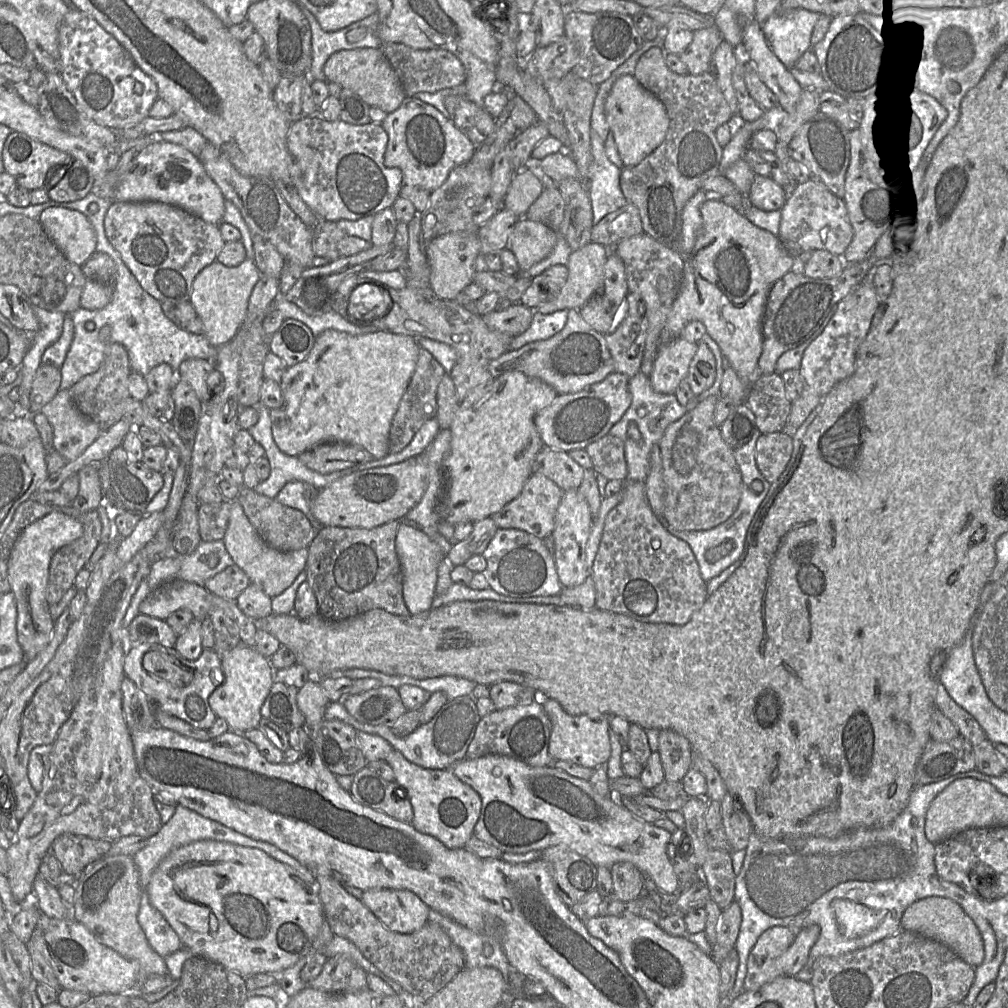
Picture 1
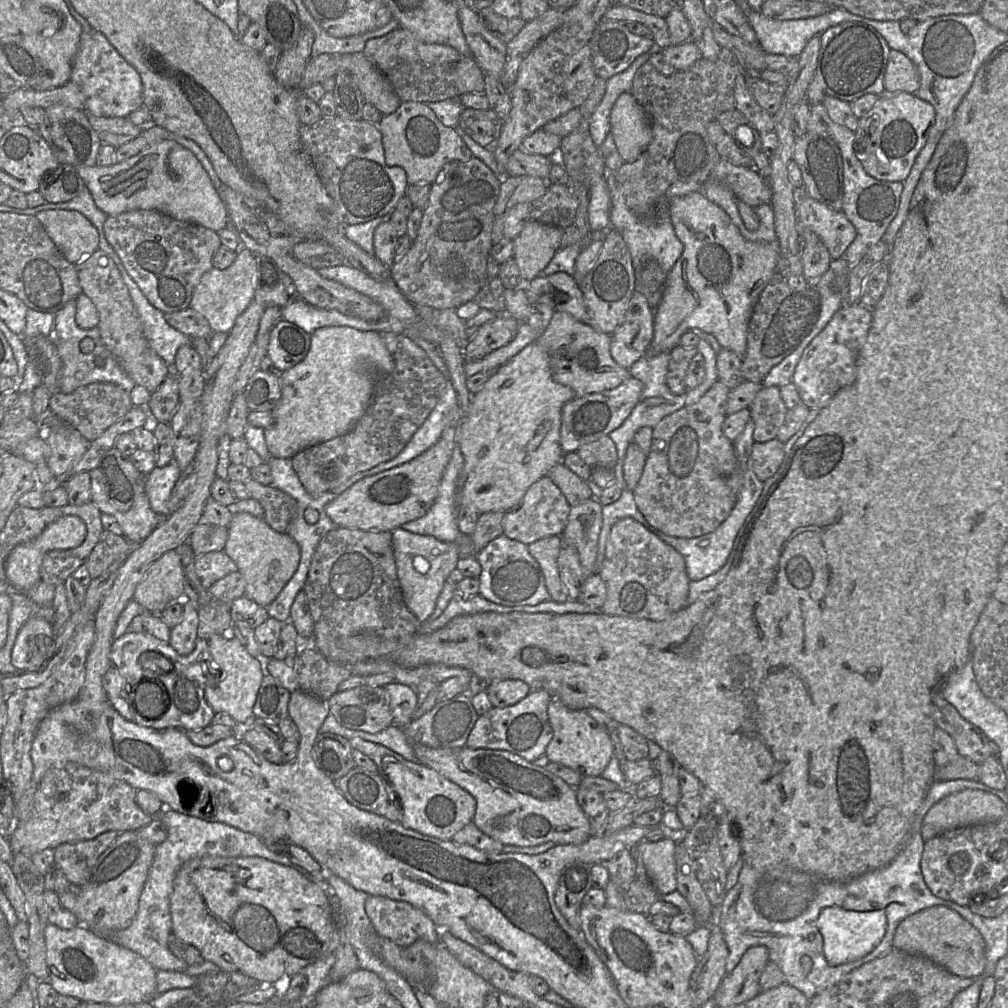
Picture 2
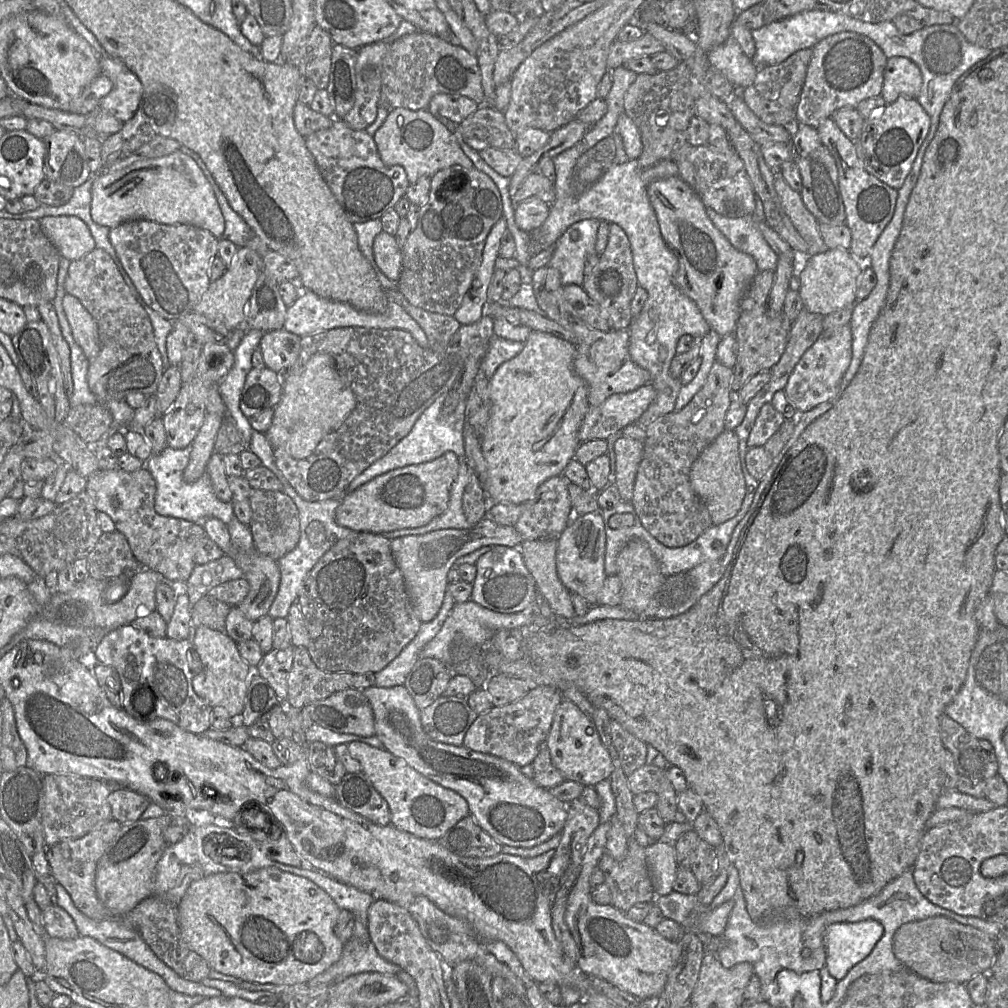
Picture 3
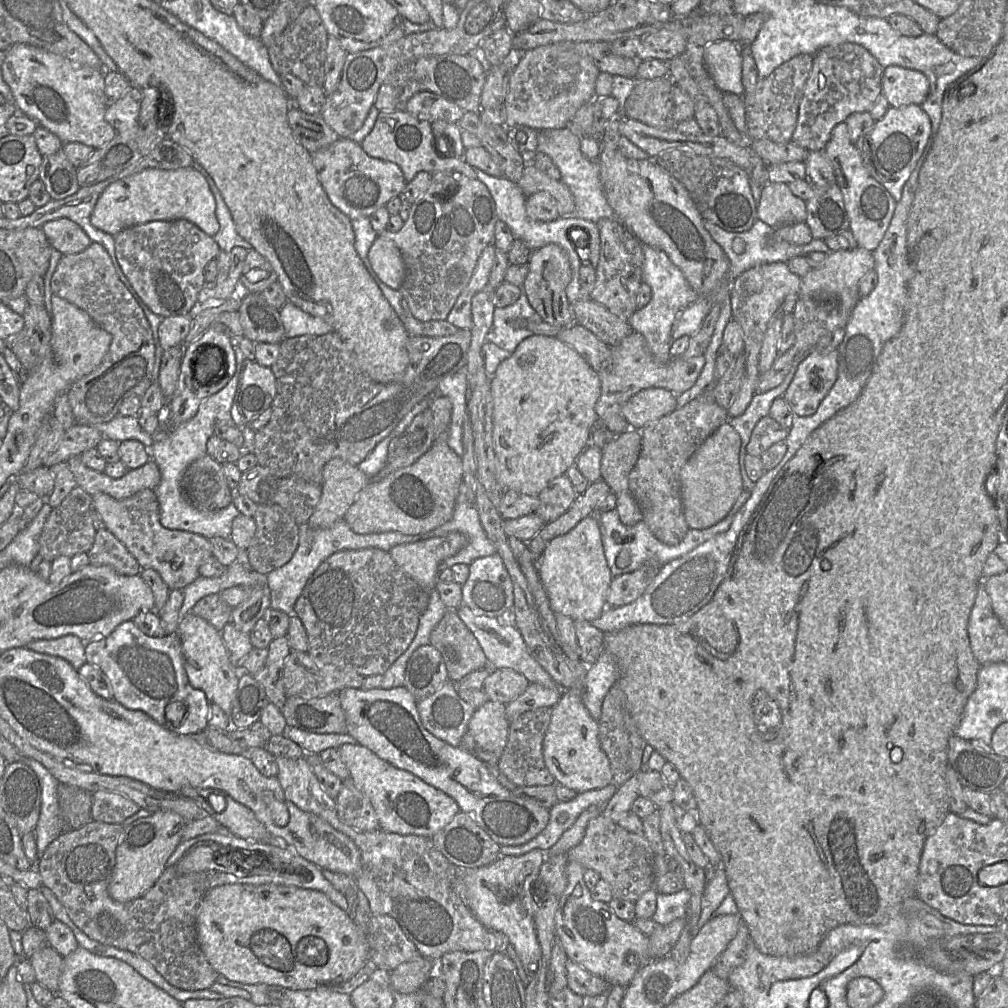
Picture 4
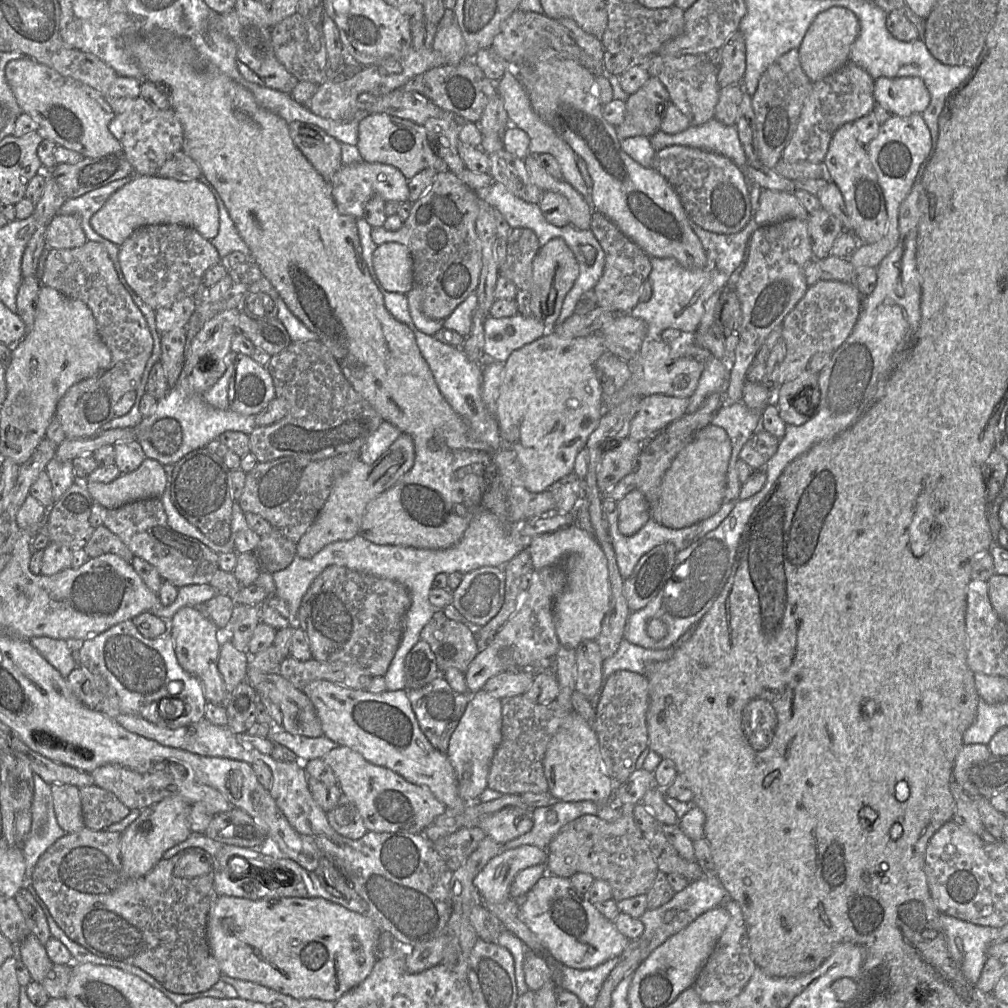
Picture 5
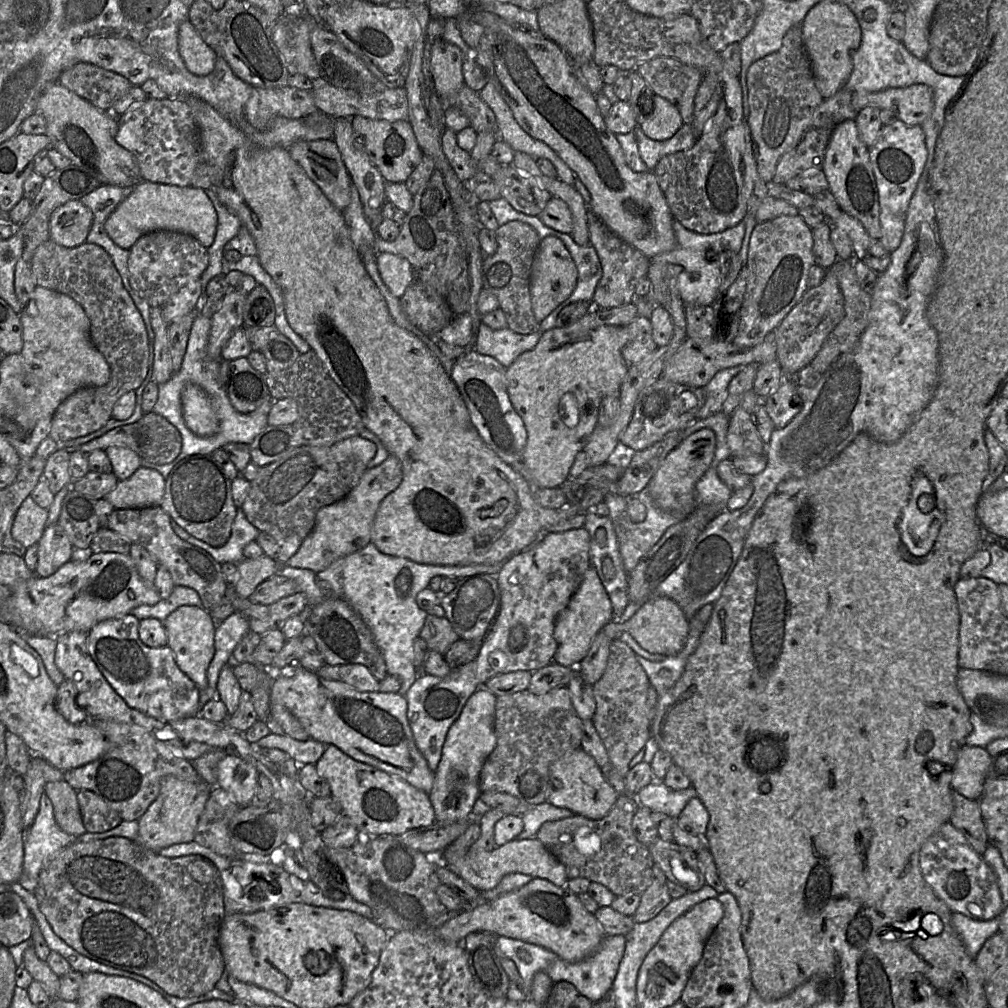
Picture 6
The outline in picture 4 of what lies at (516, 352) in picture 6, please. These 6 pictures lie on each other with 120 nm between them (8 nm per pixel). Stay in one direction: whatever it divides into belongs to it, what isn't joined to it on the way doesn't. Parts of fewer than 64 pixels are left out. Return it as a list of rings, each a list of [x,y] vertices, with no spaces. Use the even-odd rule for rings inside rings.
[[[525,292],[512,305],[503,308],[496,307],[493,325],[486,336],[486,341],[513,353],[524,339],[533,335],[532,331],[528,329],[513,328],[515,320],[521,318],[536,323],[543,322],[539,314],[530,305]]]

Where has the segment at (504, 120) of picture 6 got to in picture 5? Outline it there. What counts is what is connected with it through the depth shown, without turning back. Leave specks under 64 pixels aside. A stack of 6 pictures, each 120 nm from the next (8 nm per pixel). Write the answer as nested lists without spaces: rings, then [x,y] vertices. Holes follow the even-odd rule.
[[[508,70],[502,78],[495,82],[495,87],[497,94],[503,100],[509,125],[523,130],[529,136],[529,154],[533,156],[550,154],[553,156],[560,167],[562,180],[571,185],[591,204],[591,195],[576,164],[576,154],[553,128],[543,122],[534,112],[529,96],[515,72]]]

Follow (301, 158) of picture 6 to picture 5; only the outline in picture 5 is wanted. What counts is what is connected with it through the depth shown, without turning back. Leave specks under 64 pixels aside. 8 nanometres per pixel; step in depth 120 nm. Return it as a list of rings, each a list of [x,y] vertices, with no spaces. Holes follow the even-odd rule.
[[[294,121],[288,127],[296,147],[324,180],[329,182],[342,165],[340,142],[312,124]]]

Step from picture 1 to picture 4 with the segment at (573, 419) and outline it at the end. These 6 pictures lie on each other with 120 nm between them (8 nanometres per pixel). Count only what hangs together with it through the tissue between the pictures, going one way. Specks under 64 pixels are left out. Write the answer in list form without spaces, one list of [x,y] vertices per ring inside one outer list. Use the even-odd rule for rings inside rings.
[[[664,388],[641,390],[622,405],[621,412],[634,430],[641,431],[651,422],[677,408],[676,394]]]

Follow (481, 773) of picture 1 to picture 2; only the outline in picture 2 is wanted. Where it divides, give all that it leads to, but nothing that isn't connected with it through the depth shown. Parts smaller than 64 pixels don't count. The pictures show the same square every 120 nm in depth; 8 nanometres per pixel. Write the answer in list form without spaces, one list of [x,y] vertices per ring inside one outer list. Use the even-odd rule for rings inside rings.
[[[414,745],[415,760],[460,786],[476,801],[475,826],[503,845],[537,846],[546,842],[580,845],[590,837],[590,821],[577,801],[576,788],[558,776],[522,757],[505,750],[463,748],[432,748]],[[670,835],[657,842],[643,841],[636,846],[641,854],[648,877],[659,895],[677,889],[674,852],[677,836]]]

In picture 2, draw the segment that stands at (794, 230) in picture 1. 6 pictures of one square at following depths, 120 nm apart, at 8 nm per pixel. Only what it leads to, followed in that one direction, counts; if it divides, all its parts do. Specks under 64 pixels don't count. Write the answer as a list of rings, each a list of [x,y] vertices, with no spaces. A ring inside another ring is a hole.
[[[805,192],[797,199],[796,213],[798,234],[800,228],[813,231],[833,260],[841,258],[856,237],[856,229],[843,211],[835,211]]]

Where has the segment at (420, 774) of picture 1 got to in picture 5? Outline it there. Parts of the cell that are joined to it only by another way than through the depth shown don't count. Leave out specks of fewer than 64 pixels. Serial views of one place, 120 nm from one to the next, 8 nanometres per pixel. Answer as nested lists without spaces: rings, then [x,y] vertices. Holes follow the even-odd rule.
[[[339,745],[323,760],[333,770],[342,794],[356,805],[367,832],[422,834],[447,809],[427,788],[408,782],[388,768],[371,764],[349,747]]]

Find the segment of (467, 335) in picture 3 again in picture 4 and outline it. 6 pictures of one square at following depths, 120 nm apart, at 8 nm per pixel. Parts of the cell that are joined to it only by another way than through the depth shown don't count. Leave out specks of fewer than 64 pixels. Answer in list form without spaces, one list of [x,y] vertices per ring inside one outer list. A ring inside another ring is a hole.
[[[460,329],[452,336],[427,337],[409,335],[407,351],[409,365],[401,380],[379,383],[365,375],[355,354],[336,332],[325,335],[304,335],[285,338],[280,343],[279,356],[270,367],[276,380],[276,396],[272,402],[270,421],[255,432],[253,453],[258,464],[290,472],[307,482],[322,485],[322,471],[333,458],[341,458],[358,466],[398,425],[401,419],[425,398],[437,391],[439,383],[466,366],[471,343],[471,330]]]

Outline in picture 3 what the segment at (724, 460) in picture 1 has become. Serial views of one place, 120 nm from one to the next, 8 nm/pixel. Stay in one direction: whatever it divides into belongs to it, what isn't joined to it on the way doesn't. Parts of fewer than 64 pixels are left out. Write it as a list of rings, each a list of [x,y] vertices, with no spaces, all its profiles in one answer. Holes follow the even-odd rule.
[[[716,360],[706,383],[684,408],[661,415],[645,426],[644,453],[637,471],[631,503],[642,526],[667,547],[686,546],[713,525],[707,507],[691,486],[690,471],[699,455],[725,430],[726,414],[734,399],[731,390],[733,376],[732,368]]]

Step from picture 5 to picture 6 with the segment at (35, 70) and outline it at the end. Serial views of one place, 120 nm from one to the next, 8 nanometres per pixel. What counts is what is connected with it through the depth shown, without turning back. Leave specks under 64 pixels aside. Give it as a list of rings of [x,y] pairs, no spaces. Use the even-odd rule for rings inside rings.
[[[55,82],[40,96],[37,112],[46,121],[46,135],[50,138],[50,147],[68,158],[71,164],[94,171],[102,185],[135,187],[143,181],[136,158],[115,140],[118,117],[111,111],[95,107],[59,82]]]

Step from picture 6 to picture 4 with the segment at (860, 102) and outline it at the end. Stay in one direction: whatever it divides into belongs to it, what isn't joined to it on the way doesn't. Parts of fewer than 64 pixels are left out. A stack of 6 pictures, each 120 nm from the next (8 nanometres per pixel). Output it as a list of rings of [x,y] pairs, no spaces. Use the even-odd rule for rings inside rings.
[[[890,65],[882,75],[882,95],[891,107],[921,105],[929,93],[929,81],[920,71]]]

